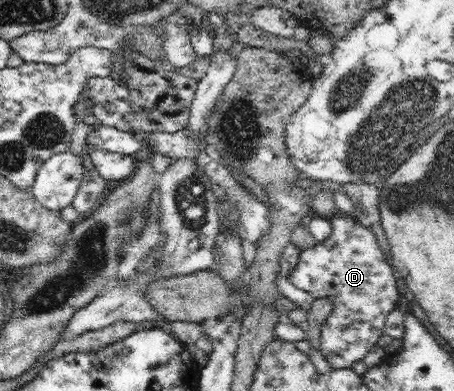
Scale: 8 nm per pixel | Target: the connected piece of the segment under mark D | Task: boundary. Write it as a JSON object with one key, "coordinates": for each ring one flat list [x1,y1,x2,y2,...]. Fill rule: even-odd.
{"coordinates":[[336,213,328,221,332,225,330,237,301,252,298,263,289,273,289,280,296,287,310,292,314,298,332,300,334,309,321,325,319,350,333,369,346,369,351,368,356,360,362,360,377,345,379,337,385,333,388,314,398,305,399,291,393,268,387,256,380,250,377,237,370,228,356,222,354,215,350,213]]}

